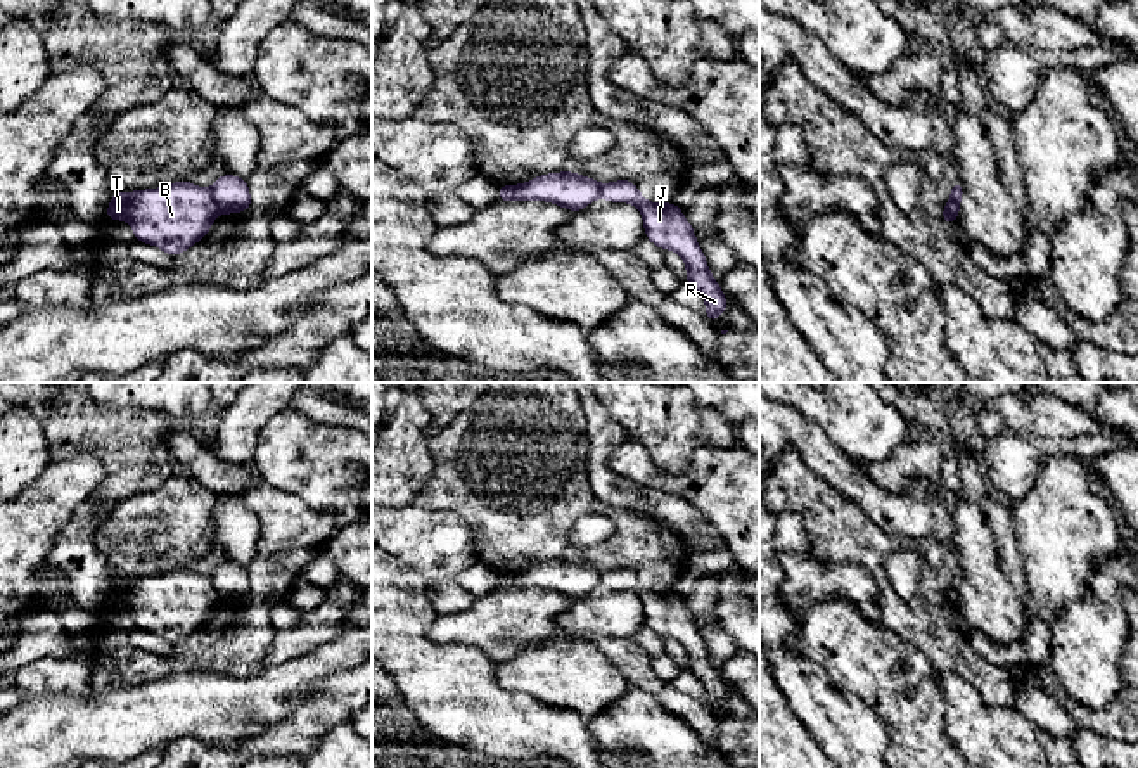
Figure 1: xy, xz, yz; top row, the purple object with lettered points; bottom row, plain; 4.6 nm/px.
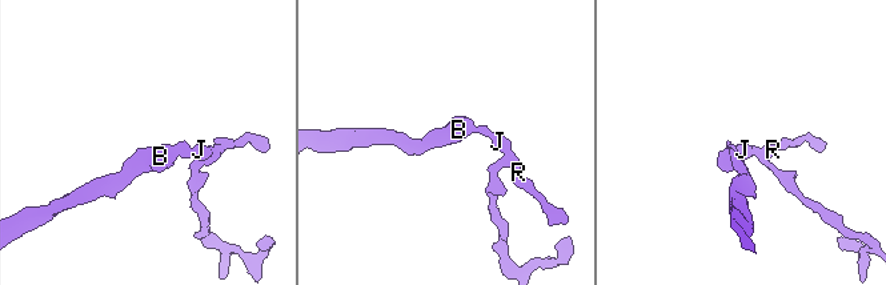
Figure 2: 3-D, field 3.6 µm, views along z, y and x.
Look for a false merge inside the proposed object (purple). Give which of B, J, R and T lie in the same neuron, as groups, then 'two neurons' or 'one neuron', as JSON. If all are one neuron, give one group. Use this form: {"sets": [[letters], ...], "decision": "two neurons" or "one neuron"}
{"sets": [["B", "T"], ["J", "R"]], "decision": "two neurons"}

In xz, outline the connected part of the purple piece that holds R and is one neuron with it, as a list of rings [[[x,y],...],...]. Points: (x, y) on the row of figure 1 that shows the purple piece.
[[[630,180],[604,183],[600,197],[612,202],[635,204],[643,216],[645,237],[657,247],[673,249],[687,265],[683,282],[694,286],[706,299],[706,317],[714,324],[728,308],[728,299],[721,292],[719,282],[713,279],[704,253],[700,251],[692,225],[683,211],[673,202],[649,202]]]

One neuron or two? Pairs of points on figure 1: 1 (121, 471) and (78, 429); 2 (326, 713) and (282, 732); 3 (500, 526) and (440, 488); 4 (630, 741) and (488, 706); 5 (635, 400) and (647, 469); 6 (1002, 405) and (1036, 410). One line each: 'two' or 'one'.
1: one
2: one
3: one
4: two
5: two
6: one

